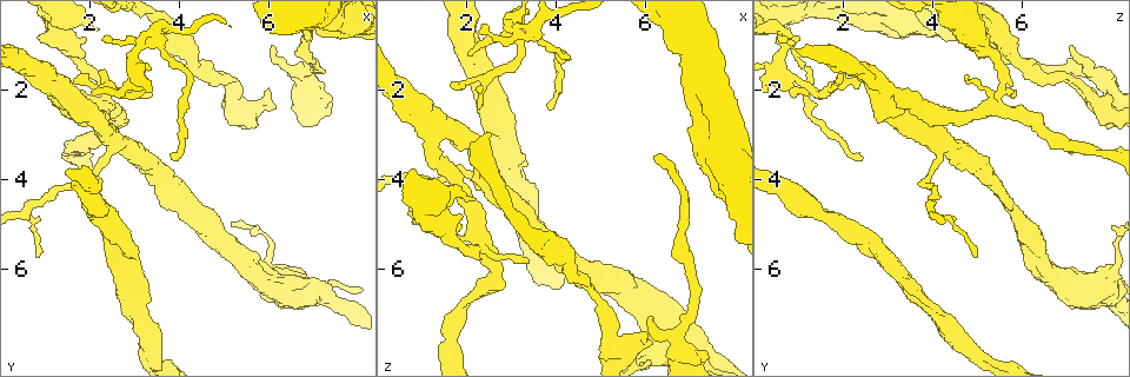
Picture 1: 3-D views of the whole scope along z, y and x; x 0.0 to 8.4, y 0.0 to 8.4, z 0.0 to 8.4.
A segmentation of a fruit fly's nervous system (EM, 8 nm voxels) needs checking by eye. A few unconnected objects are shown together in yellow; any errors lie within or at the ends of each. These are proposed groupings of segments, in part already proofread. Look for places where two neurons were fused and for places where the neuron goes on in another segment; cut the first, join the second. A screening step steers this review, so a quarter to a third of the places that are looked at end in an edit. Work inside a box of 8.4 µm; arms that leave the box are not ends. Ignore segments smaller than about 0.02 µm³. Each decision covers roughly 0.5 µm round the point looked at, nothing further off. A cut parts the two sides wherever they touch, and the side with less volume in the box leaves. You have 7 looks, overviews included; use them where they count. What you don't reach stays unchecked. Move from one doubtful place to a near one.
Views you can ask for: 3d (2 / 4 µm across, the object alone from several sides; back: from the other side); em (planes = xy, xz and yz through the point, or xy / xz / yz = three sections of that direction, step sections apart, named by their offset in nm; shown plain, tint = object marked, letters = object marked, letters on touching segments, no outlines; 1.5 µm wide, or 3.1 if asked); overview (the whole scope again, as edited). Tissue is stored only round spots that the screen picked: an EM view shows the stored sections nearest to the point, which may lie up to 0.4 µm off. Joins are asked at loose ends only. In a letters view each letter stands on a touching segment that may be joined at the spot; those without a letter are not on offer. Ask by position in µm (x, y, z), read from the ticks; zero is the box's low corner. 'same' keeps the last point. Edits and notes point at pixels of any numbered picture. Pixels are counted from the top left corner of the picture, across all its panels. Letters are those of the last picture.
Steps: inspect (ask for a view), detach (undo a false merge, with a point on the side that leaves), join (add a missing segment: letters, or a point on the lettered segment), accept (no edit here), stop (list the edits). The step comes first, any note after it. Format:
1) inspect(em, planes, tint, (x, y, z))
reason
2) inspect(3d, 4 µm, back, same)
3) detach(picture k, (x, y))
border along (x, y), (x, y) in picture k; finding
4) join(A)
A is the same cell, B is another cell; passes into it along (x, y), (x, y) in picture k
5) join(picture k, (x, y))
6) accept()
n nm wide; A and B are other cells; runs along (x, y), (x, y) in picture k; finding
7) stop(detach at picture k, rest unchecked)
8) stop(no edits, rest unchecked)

inspect(em, xz, step 4, tint, (2.55, 4.60, 1.45))
an open end

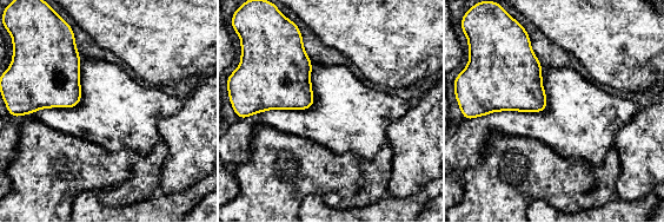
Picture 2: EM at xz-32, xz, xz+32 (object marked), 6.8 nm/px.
inspect(em, yz, step 8, letters, same)
cut it another way

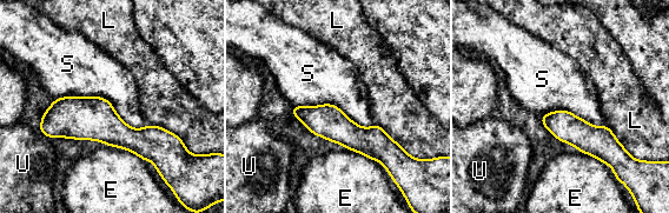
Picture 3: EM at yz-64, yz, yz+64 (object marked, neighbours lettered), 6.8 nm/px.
accept()
E, L, S and U are other cells; border along (54, 98), (103, 97), (147, 125) in picture 3; no lettered segment goes on from it

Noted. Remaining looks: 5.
inspect(em, yz, step 8, tint, (1.65, 3.45, 7.75))

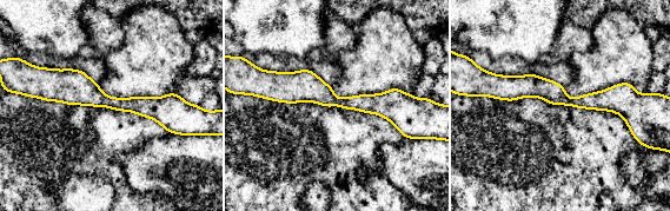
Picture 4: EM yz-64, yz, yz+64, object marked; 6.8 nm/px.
inspect(em, yz, step 8, letters, same)

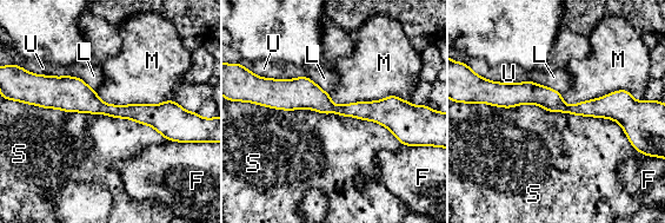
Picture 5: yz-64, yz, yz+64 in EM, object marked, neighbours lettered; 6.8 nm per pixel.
accept()
S touches over 1100 nm; F, L, M, S and U are other cells; continuous, no second neuron

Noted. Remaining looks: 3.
inspect(em, yz, step 4, tint, (6.65, 1.65, 7.55))
branch point

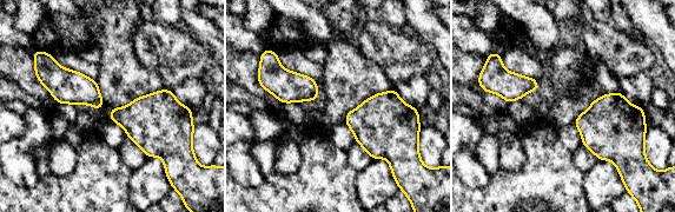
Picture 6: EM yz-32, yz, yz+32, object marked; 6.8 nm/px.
inspect(em, planes, letters, same)

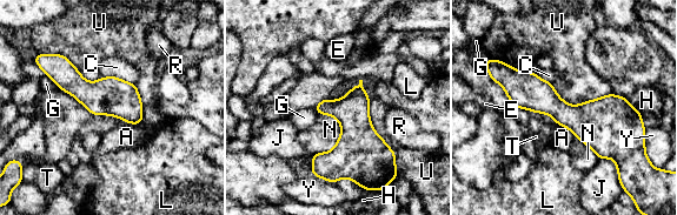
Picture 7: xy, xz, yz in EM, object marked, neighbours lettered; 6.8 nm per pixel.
accept()
220 nm wide; A, C, E, G, H, J, L, N, R, T, U and Y are other cells; runs along (503, 81), (563, 113), (630, 109) in picture 7; all the same neuron

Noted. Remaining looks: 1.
stop(no edits, rest unchecked)

